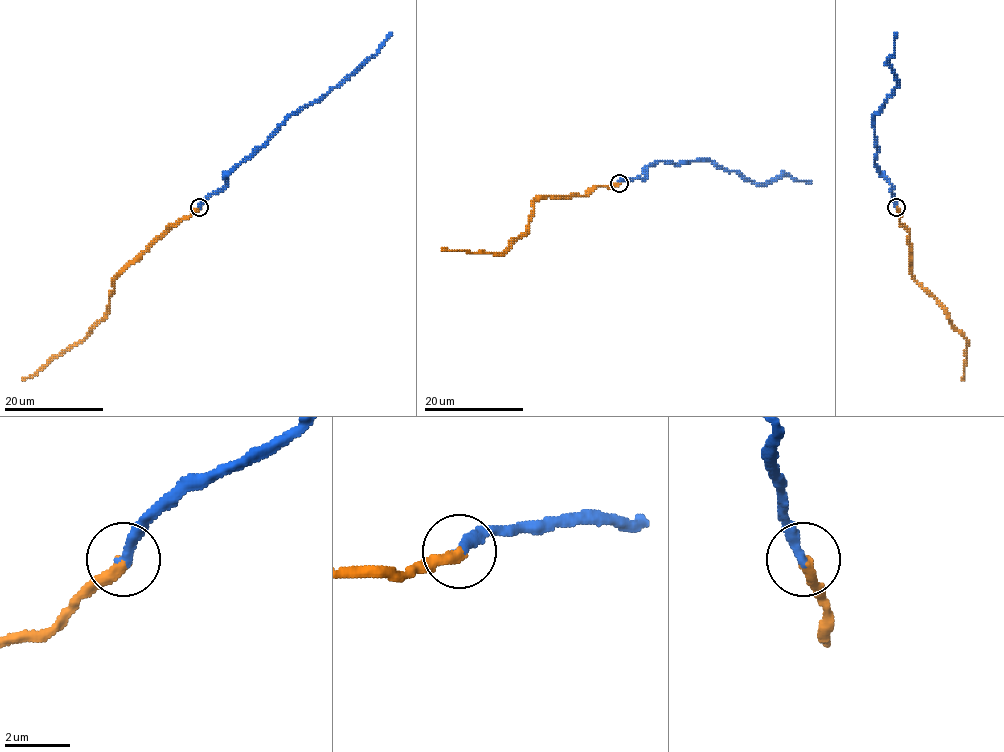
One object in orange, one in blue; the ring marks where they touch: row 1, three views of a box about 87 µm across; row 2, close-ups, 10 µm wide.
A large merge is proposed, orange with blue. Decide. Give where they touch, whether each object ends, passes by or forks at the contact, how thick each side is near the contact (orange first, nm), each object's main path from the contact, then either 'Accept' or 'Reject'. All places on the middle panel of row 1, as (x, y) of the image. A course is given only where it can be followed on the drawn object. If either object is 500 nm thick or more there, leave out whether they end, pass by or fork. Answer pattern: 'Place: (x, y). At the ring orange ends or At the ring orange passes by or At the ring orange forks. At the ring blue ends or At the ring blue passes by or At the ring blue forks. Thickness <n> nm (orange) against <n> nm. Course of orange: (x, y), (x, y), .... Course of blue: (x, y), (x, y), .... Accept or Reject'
Place: (619, 183). At the ring orange ends. At the ring blue ends. Thickness 360 nm (orange) against 300 nm. Course of orange: (618, 183), (595, 186), (585, 195), (540, 196), (534, 202), (528, 229), (502, 253), (451, 251), (441, 247). Course of blue: (618, 183), (644, 179), (646, 170), (659, 162), (708, 159), (758, 184), (783, 175), (810, 180). Accept

